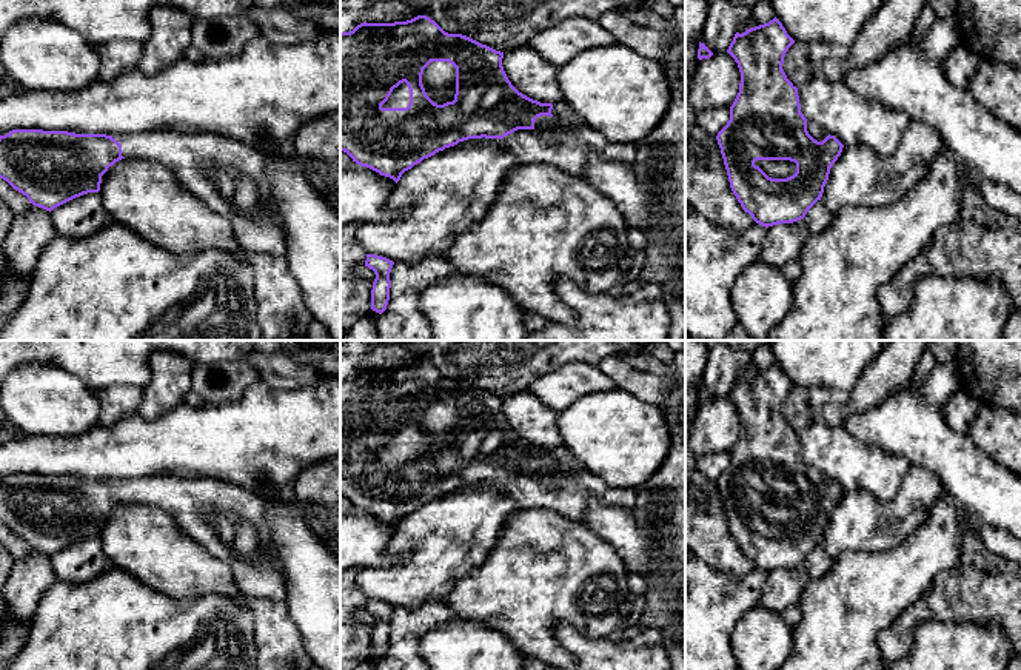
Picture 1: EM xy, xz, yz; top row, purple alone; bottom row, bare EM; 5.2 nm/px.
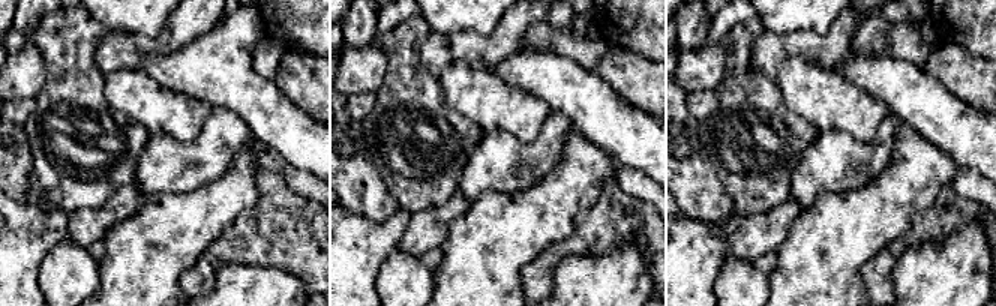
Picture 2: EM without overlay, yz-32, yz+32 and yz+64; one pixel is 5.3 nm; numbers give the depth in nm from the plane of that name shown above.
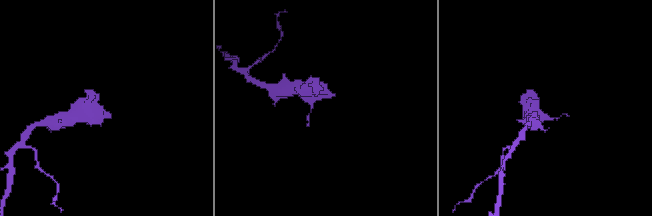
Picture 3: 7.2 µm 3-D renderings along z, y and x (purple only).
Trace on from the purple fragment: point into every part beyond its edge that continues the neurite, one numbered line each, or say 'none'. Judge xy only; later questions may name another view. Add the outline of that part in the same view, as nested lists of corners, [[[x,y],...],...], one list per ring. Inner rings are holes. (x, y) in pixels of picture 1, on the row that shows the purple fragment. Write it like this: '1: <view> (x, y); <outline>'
1: xy (231, 179); [[[209,132],[114,134],[123,157],[163,163],[197,199],[228,217],[248,253],[283,256],[286,237],[260,149]]]

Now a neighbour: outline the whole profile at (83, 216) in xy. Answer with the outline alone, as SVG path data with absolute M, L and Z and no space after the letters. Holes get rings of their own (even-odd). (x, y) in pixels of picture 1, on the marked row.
M99 193L83 194L54 208L51 219L57 234L71 239L89 237L114 220Z

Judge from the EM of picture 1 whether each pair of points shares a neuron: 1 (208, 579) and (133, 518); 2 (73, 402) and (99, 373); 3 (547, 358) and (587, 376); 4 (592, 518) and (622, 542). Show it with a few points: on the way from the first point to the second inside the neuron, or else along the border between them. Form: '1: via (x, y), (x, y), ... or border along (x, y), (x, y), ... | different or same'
1: via (190, 570), (184, 569), (151, 536) | same
2: border along (56, 367), (74, 375), (93, 391) | different
3: border along (596, 364), (572, 362), (545, 371), (533, 381) | different
4: via (599, 519), (615, 535) | same

